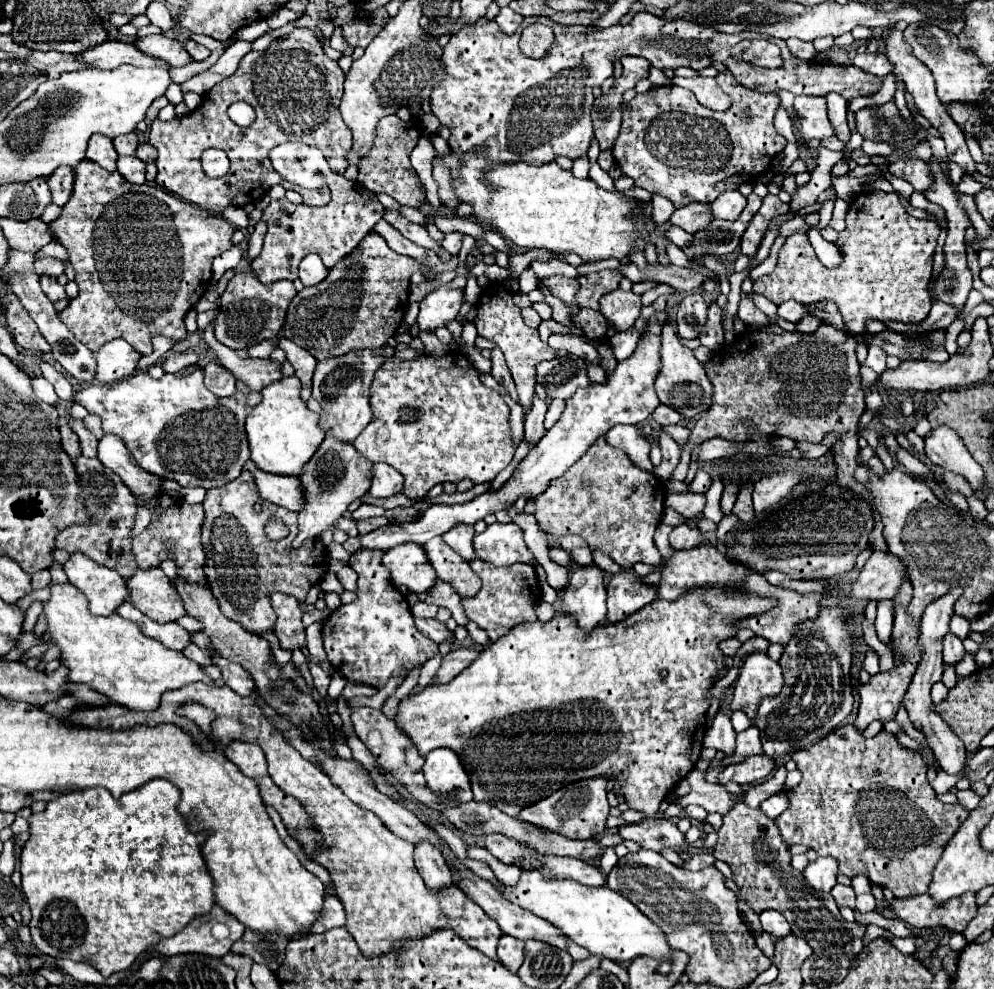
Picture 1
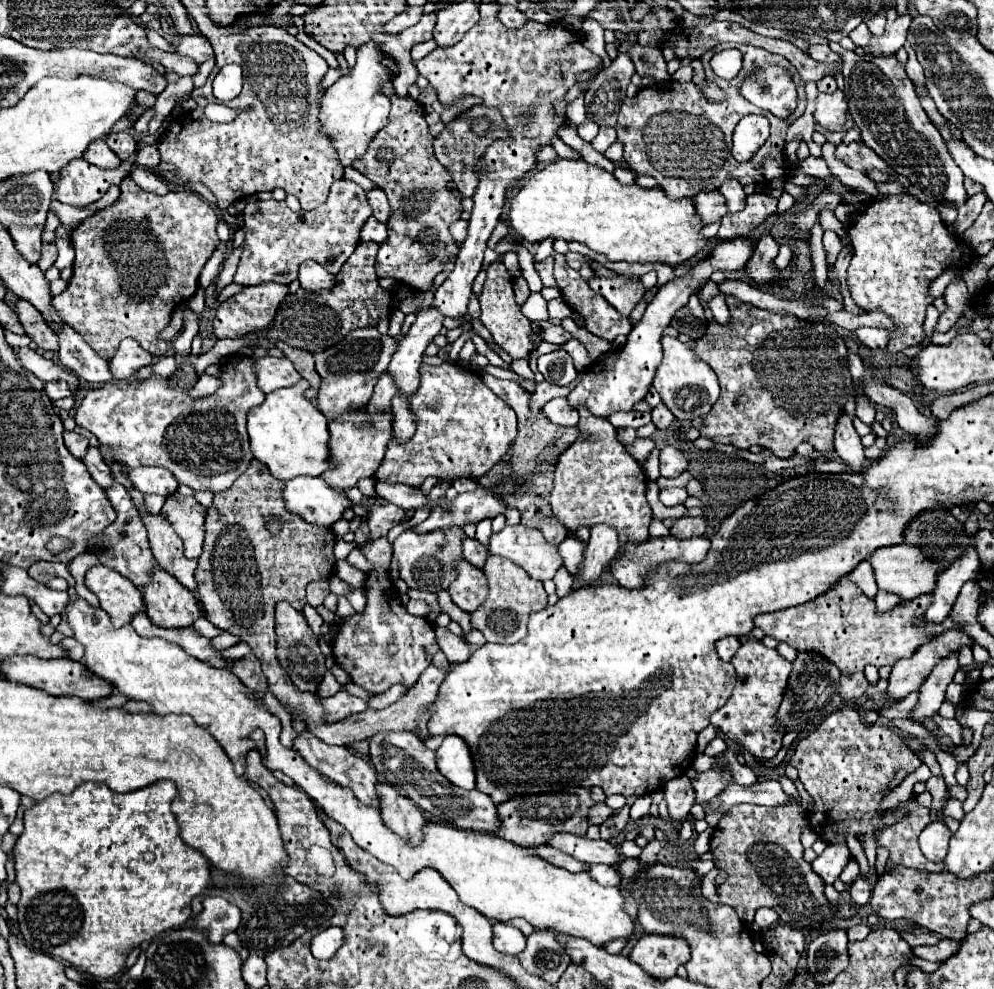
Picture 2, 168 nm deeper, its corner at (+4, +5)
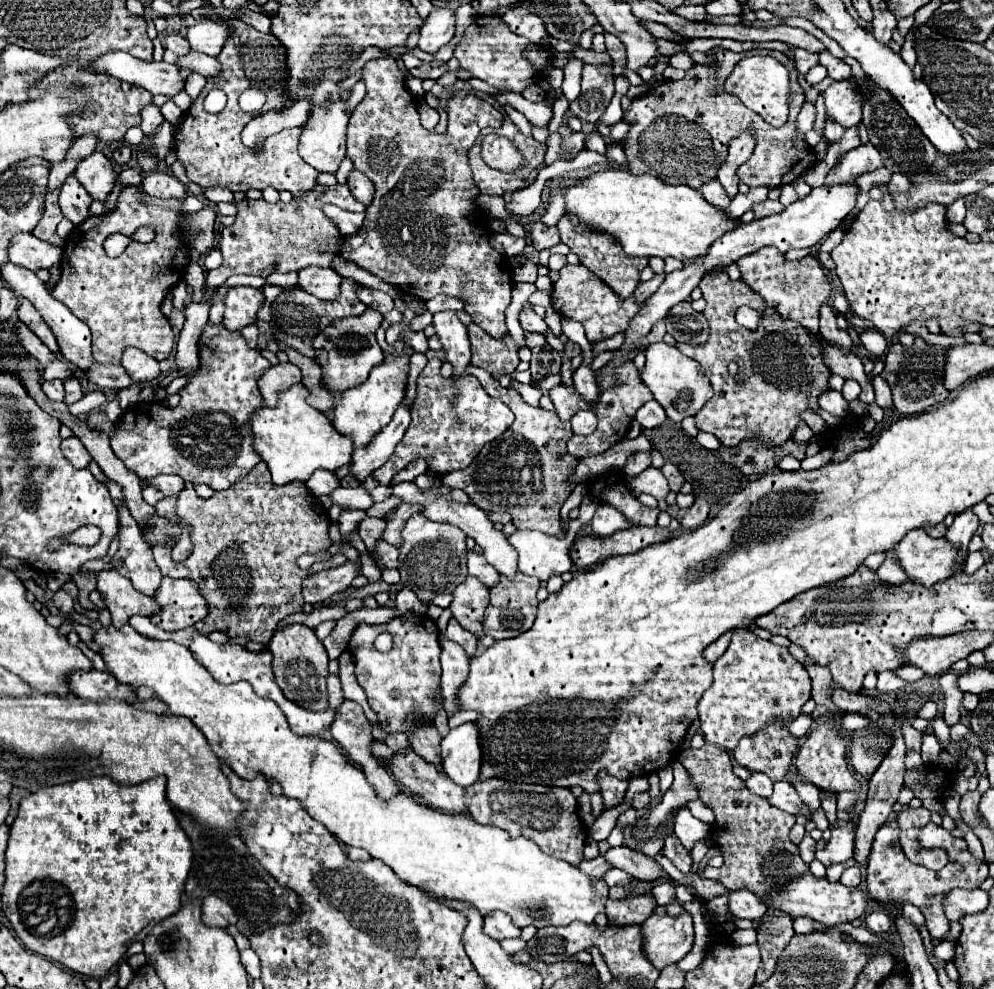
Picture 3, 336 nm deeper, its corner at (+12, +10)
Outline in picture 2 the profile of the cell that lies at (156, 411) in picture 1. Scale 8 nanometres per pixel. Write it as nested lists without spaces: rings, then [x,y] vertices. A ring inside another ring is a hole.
[[[231,361],[223,369],[221,379],[223,385],[213,395],[201,399],[193,399],[189,395],[189,391],[197,383],[197,373],[191,365],[181,365],[181,369],[169,377],[151,375],[141,383],[105,383],[101,387],[89,389],[87,395],[77,403],[75,421],[77,425],[89,429],[99,439],[99,443],[113,443],[113,447],[119,445],[119,455],[129,467],[165,467],[175,475],[181,485],[189,485],[195,491],[219,493],[231,487],[231,483],[249,467],[249,461],[253,459],[249,451],[249,437],[245,431],[245,415],[251,407],[263,403],[265,399],[265,393],[259,391],[255,383],[255,373],[251,371],[251,365],[247,361]]]

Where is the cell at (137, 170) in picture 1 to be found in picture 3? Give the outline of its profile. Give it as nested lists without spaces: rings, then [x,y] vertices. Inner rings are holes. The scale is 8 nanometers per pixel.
[[[151,172],[143,178],[143,190],[153,198],[175,198],[183,202],[187,198],[185,186],[167,172]]]

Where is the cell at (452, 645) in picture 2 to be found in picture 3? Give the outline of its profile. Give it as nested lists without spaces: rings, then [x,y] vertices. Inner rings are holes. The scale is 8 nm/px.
[[[441,636],[441,650],[443,650],[441,652],[441,666],[443,666],[441,692],[445,698],[443,710],[451,718],[455,712],[461,710],[461,706],[457,704],[457,692],[469,676],[469,658],[459,644],[449,642],[443,636]]]

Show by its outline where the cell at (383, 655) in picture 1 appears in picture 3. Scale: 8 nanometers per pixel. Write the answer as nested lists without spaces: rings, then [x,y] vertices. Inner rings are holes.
[[[405,614],[379,626],[361,624],[351,636],[349,650],[355,658],[357,682],[365,690],[367,702],[371,710],[377,714],[379,724],[383,726],[385,732],[407,734],[419,722],[433,722],[435,714],[441,708],[435,702],[441,678],[441,644],[437,624],[427,614]],[[381,632],[389,632],[393,636],[393,646],[389,652],[375,650],[373,642],[375,636],[379,636]]]

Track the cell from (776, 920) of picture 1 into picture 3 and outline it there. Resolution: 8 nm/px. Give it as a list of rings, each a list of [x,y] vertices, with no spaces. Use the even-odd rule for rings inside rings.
[[[737,890],[729,896],[729,912],[737,918],[757,922],[767,912],[767,906],[763,906],[749,890]]]

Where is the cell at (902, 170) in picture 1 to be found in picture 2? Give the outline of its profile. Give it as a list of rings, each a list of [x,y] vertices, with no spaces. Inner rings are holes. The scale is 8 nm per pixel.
[[[849,143],[849,145],[837,145],[837,151],[835,151],[835,157],[849,165],[851,169],[857,169],[857,171],[863,171],[863,173],[869,173],[873,169],[879,169],[883,173],[891,173],[895,175],[895,171],[875,153],[871,151],[867,145],[863,143]]]

